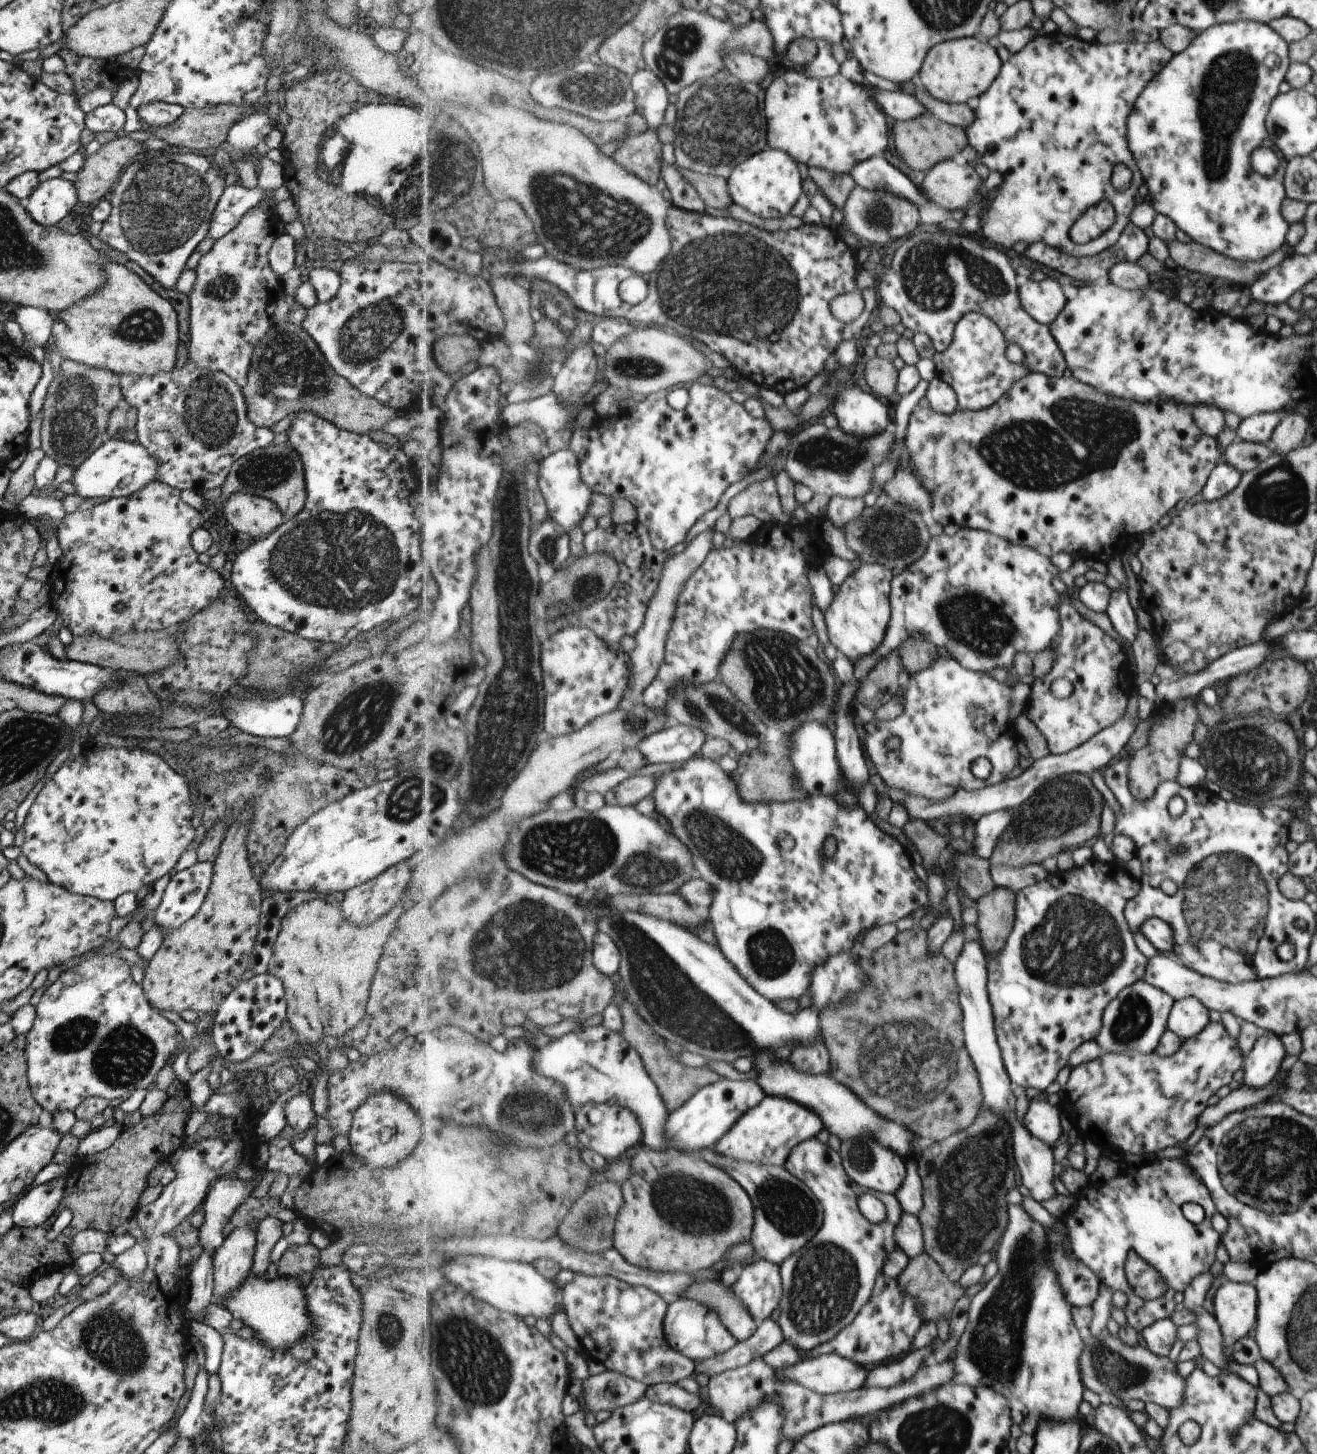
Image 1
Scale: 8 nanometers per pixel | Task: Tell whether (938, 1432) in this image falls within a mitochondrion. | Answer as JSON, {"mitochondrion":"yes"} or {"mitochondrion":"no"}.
{"mitochondrion":"yes"}

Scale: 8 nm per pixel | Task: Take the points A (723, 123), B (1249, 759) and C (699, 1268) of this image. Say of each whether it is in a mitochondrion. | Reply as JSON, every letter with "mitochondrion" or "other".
{"A":"mitochondrion","B":"mitochondrion","C":"other"}

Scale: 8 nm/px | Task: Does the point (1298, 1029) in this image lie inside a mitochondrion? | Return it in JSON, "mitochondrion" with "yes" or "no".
{"mitochondrion":"no"}

